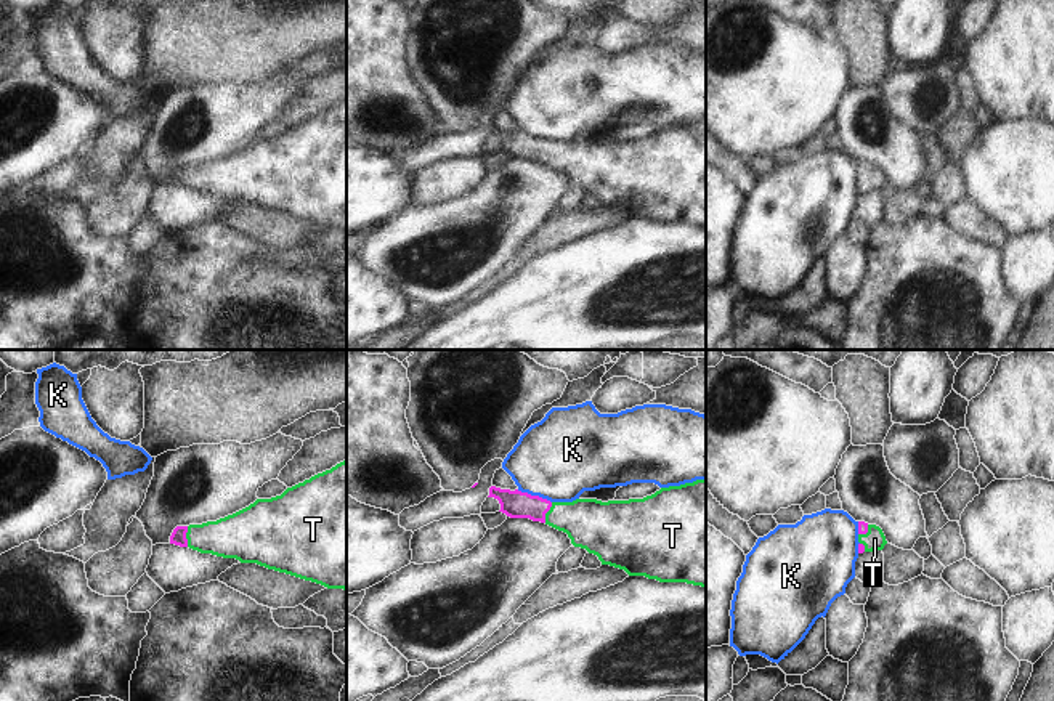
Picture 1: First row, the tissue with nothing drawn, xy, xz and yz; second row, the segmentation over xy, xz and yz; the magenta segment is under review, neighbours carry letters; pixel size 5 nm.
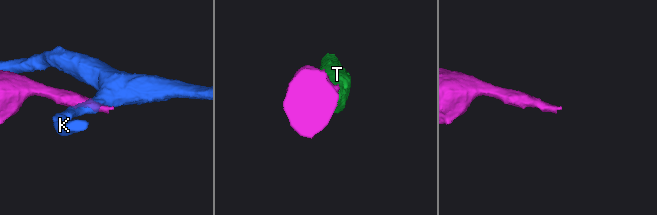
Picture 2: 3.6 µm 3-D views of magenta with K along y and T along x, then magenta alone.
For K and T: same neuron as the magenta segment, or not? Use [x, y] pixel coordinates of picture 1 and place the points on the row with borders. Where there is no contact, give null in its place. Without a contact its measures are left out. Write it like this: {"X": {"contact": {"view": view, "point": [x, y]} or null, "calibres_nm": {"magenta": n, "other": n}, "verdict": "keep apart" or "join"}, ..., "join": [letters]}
{"K": {"contact": {"view": "xz", "point": [535, 496]}, "calibres_nm": {"magenta": 140, "other": 420}, "verdict": "keep apart"}, "T": {"contact": {"view": "xy", "point": [185, 536]}, "calibres_nm": {"magenta": 80, "other": 220}, "verdict": "join"}, "join": ["T"]}

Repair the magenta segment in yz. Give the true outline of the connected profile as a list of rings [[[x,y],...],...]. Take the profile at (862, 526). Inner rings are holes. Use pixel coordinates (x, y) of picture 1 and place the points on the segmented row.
[[[858,521],[858,542],[858,553],[882,550],[887,544],[882,529],[865,521]]]

